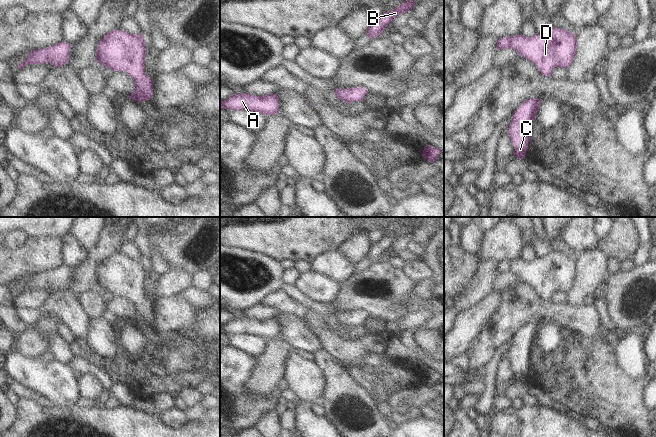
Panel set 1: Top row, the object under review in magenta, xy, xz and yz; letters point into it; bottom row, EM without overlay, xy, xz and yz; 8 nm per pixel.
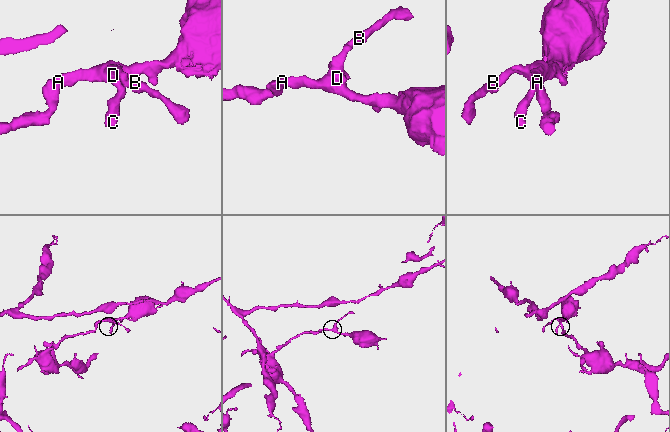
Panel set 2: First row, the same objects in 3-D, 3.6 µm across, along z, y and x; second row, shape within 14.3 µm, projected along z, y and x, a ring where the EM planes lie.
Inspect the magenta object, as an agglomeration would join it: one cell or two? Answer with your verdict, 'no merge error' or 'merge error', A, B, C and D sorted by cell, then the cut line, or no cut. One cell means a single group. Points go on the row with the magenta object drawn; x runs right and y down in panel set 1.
no merge error; A B C D; no cut

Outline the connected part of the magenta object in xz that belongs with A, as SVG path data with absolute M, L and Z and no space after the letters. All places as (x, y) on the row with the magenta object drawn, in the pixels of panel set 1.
M243 92L220 101L220 108L256 111L264 115L274 115L279 113L279 98L274 93L267 96L256 96Z

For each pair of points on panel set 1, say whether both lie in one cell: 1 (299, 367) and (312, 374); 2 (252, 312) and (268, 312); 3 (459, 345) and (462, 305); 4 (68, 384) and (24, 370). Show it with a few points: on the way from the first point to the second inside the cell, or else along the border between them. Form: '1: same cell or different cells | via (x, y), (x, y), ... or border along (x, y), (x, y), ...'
1: same cell | via (302, 370), (309, 374)
2: same cell | via (256, 312), (264, 312)
3: different cells | border along (481, 300), (464, 310), (454, 324)
4: same cell | via (57, 384), (35, 375)

